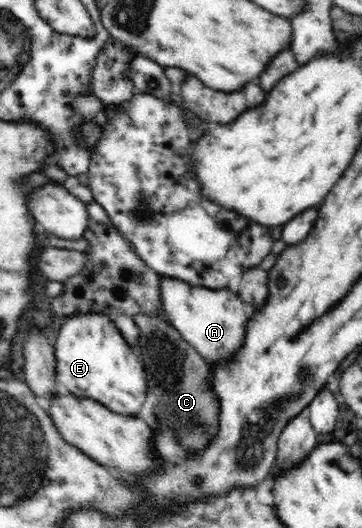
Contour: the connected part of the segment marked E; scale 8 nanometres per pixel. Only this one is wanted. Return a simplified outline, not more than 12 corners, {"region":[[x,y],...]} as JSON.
{"region":[[105,313],[65,316],[57,383],[137,416],[147,374]]}

